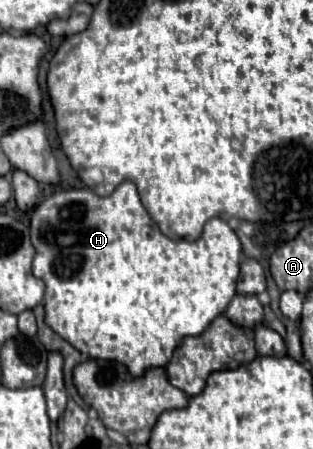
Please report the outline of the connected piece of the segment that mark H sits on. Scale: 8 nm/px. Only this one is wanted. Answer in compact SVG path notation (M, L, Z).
M131 181L121 183L111 195L99 197L91 189L67 189L67 191L55 191L51 197L47 197L43 203L39 203L31 211L31 243L35 247L35 259L33 259L33 275L45 281L45 321L47 325L59 333L65 341L69 341L77 351L89 355L91 359L107 359L107 361L119 361L127 365L129 373L133 377L141 377L147 369L153 367L165 367L171 361L173 351L181 345L181 341L189 335L203 333L209 323L223 315L229 301L235 295L235 285L239 279L239 265L241 265L241 243L235 231L219 217L213 217L205 223L203 235L197 241L173 241L165 237L159 227L151 221L149 213L145 211L137 187Z

